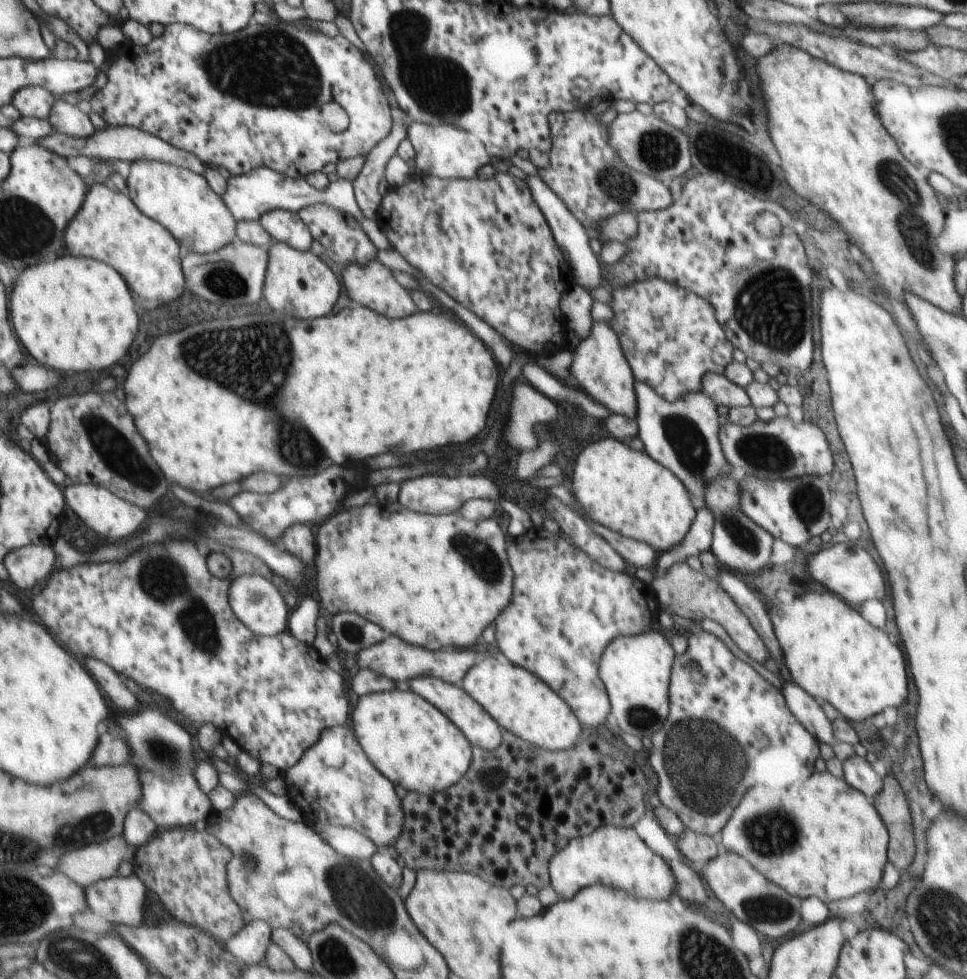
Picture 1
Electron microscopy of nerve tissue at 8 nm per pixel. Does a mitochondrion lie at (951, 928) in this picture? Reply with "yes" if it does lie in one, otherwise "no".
yes

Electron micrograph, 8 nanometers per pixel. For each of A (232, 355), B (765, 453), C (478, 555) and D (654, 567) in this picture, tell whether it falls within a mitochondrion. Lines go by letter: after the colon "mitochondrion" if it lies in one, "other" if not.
A: mitochondrion
B: mitochondrion
C: mitochondrion
D: other

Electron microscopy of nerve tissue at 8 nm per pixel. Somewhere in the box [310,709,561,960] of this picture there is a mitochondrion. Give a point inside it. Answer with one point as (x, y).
(356, 894)

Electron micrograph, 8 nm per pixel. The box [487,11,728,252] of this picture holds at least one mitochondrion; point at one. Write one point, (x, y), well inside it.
(658, 150)

